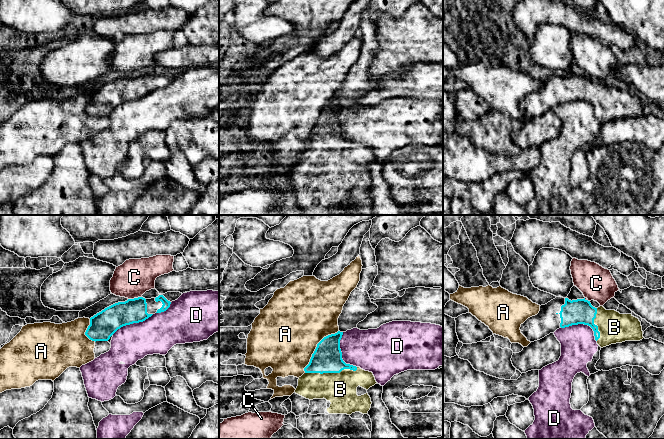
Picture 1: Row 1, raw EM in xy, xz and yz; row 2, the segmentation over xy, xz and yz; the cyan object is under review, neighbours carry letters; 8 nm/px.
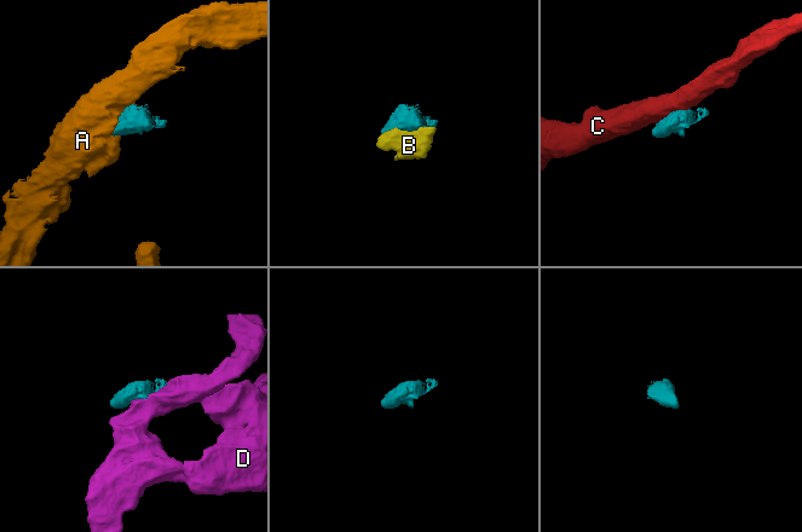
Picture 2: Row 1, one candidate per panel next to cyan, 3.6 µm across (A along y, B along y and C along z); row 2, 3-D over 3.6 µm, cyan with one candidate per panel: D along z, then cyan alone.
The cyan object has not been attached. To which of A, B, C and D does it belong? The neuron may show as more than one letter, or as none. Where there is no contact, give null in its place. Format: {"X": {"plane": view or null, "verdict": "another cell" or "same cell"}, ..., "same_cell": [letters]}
{"A": {"plane": "xz", "verdict": "another cell"}, "B": {"plane": "xz", "verdict": "same cell"}, "C": {"plane": "xy", "verdict": "another cell"}, "D": {"plane": "yz", "verdict": "another cell"}, "same_cell": ["B"]}

